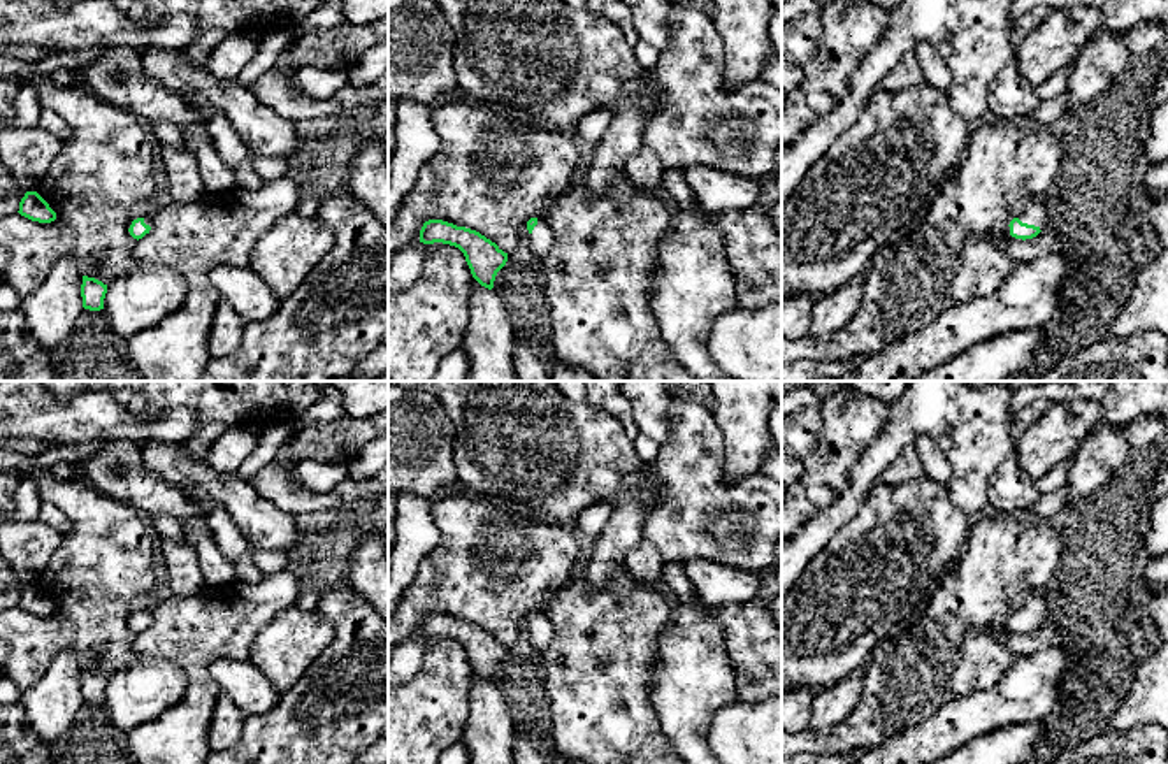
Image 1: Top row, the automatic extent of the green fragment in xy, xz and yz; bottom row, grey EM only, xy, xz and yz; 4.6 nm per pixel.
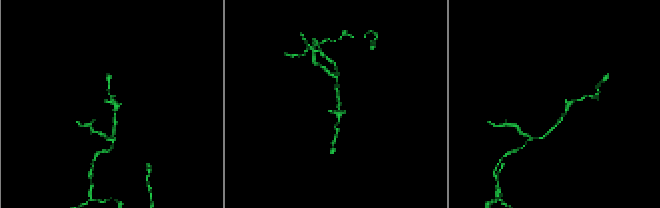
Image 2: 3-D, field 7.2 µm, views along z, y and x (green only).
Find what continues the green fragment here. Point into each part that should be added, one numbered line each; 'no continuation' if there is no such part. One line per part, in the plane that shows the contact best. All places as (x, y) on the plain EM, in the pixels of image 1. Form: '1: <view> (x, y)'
1: yz (1037, 606)

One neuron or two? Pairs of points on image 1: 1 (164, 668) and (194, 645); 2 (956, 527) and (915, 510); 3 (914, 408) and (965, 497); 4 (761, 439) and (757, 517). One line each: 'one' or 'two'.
1: two
2: one
3: one
4: two

